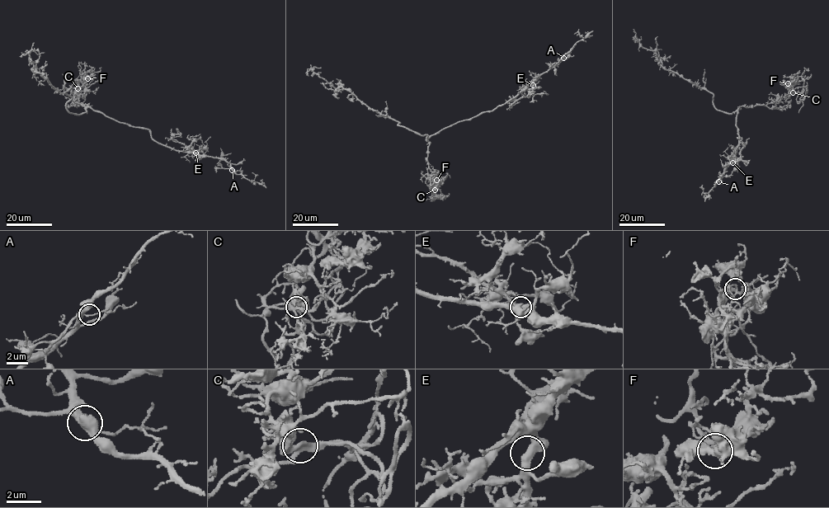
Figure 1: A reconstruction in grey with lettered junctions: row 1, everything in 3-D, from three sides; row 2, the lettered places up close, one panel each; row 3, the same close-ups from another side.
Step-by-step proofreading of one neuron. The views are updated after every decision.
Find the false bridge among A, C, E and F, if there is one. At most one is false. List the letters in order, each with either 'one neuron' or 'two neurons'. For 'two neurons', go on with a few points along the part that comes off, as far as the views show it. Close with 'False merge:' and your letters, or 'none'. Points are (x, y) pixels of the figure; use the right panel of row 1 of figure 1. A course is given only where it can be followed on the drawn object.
A: one neuron
C: two neurons; course (793, 92), (788, 87), (798, 81), (788, 83), (794, 74)
E: one neuron
F: one neuron
False merge: C

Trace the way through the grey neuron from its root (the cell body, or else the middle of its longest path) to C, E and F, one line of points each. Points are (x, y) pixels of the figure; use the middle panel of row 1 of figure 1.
C: (445, 129), (428, 138), (427, 173), (433, 181), (435, 190)
E: (445, 129), (492, 110), (533, 85)
F: (445, 129), (428, 138), (427, 173), (433, 181), (435, 191), (440, 186), (434, 183), (436, 180)

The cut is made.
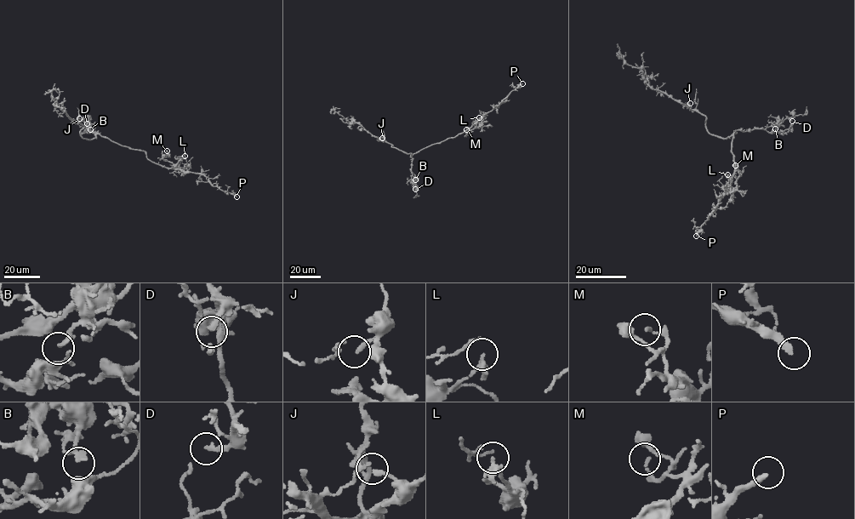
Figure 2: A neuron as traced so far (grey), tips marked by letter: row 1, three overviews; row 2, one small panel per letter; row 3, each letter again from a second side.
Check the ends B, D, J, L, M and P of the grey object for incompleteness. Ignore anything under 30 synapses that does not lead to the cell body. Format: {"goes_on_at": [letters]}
{"goes_on_at": ["D", "P"]}

